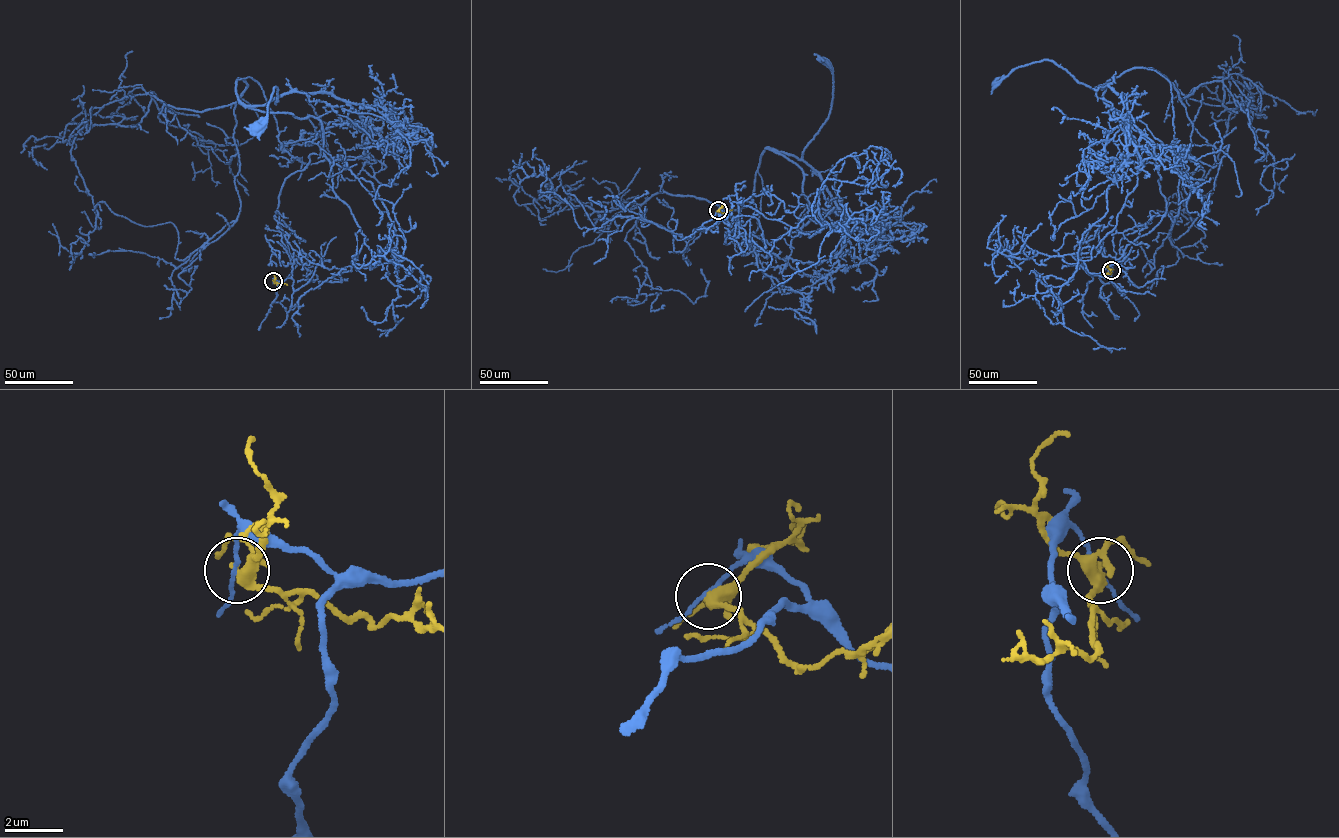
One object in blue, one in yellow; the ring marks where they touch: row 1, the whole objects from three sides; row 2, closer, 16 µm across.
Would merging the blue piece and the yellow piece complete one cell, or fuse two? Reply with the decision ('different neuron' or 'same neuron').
different neuron

